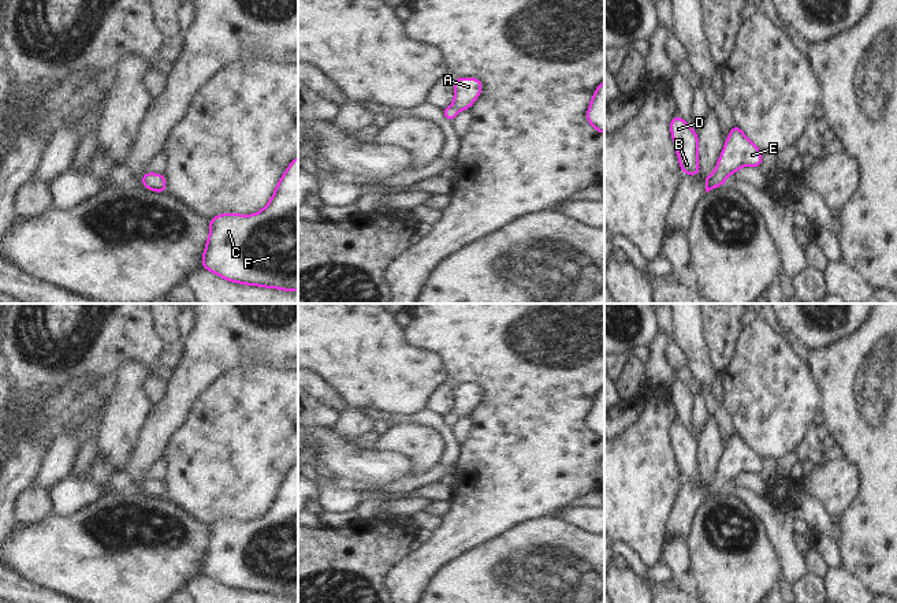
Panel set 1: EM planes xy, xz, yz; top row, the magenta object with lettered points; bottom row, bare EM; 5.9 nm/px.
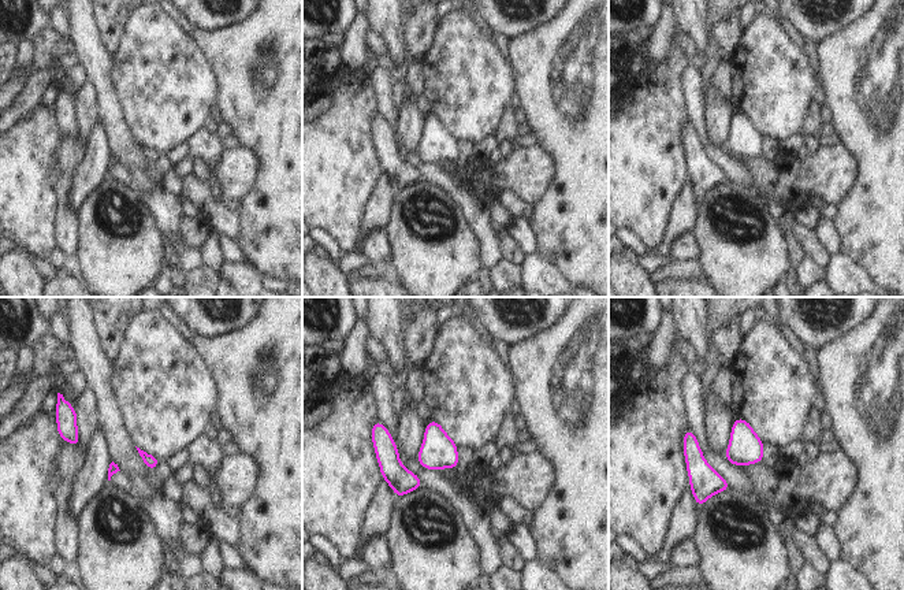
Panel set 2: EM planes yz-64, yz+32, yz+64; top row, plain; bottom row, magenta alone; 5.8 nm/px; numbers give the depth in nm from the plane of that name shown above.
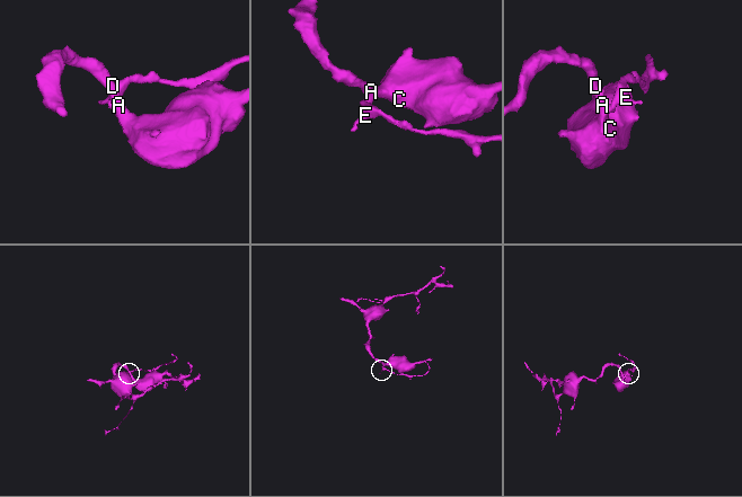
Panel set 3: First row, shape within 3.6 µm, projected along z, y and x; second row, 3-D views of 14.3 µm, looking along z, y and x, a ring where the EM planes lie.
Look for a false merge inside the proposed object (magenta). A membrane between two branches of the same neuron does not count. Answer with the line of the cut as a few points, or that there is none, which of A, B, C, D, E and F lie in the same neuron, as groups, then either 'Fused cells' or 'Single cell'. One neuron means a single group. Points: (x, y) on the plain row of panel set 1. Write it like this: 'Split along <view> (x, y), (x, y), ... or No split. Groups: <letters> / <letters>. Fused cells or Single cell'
No split. Groups: A B C D E F. Single cell

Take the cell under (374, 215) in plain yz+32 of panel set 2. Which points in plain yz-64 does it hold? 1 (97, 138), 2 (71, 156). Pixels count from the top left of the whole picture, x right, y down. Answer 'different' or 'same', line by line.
1: same
2: different

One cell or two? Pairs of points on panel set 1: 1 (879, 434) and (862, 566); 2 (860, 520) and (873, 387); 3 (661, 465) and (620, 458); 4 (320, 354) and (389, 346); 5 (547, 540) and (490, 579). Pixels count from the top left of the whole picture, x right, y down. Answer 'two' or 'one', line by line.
1: one
2: one
3: one
4: one
5: one

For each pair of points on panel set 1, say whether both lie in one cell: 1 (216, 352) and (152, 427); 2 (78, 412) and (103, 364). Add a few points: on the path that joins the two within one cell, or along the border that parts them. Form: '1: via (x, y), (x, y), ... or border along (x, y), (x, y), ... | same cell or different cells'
1: via (197, 371), (185, 384), (178, 401), (171, 408) | same cell
2: border along (107, 376), (75, 390), (62, 390) | different cells

